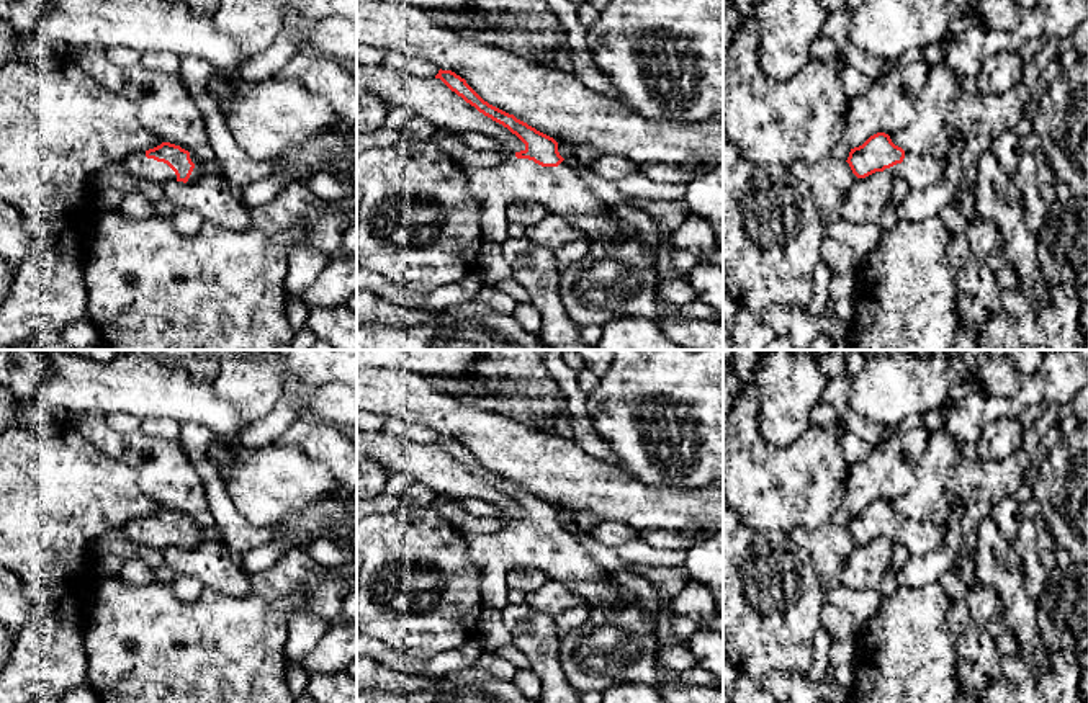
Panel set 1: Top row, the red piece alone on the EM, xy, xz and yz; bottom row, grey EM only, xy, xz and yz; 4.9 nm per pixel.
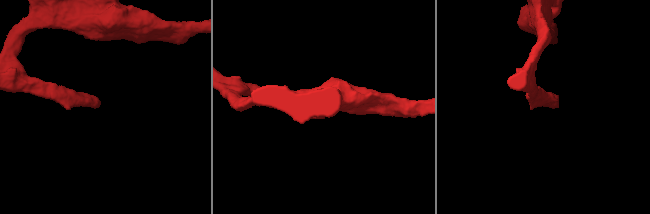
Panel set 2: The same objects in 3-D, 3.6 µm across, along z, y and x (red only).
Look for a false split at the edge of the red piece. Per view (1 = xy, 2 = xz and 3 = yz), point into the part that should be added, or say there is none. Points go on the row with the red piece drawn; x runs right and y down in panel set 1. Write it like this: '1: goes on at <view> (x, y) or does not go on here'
1: goes on at xy (138, 165)
2: goes on at xz (514, 180)
3: goes on at yz (920, 172)

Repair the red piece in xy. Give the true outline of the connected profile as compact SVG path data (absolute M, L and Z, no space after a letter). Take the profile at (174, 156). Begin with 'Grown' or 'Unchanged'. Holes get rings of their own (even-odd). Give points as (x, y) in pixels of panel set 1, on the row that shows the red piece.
Grown. M170 142L131 154L121 163L136 180L155 185L172 180L183 183L196 181L205 175L201 172L201 162L193 154Z

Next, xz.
Grown. M438 70L452 92L479 113L507 128L525 149L499 147L502 162L491 168L468 168L468 188L481 204L481 231L486 242L502 244L509 237L509 208L524 201L543 204L550 213L574 221L591 240L628 239L632 231L612 213L560 155L558 142L484 101L465 78Z

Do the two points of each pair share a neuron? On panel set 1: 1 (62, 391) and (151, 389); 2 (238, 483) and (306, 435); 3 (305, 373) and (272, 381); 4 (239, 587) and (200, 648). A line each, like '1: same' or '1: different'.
1: same
2: different
3: different
4: different

